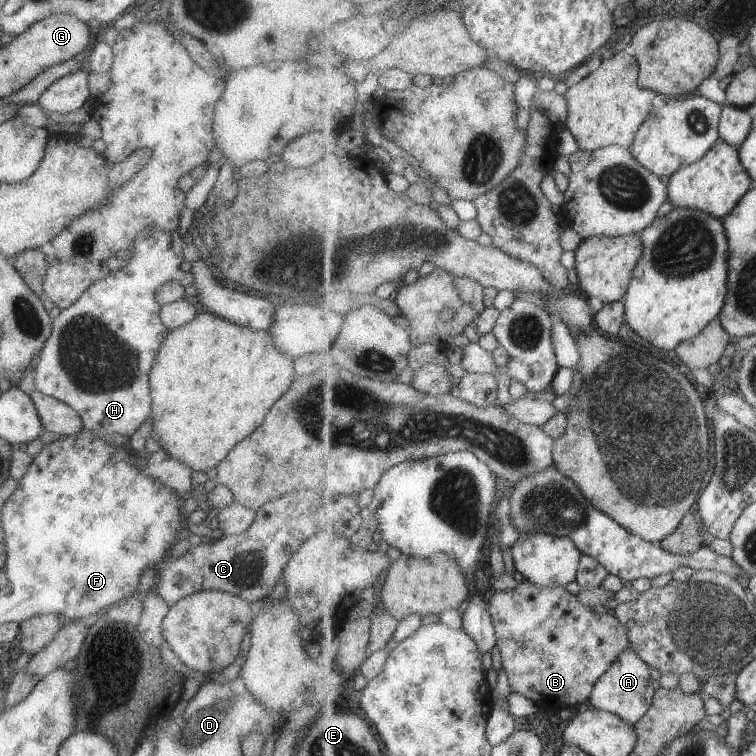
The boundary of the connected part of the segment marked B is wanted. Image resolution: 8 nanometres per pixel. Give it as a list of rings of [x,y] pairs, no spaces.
[[[526,579],[514,590],[496,591],[490,603],[499,634],[497,646],[502,652],[511,688],[534,700],[540,710],[557,714],[562,708],[588,707],[597,682],[619,661],[626,649],[634,647],[631,631],[616,615],[602,614],[597,608],[584,606],[578,595],[574,596],[564,586],[543,587]]]

